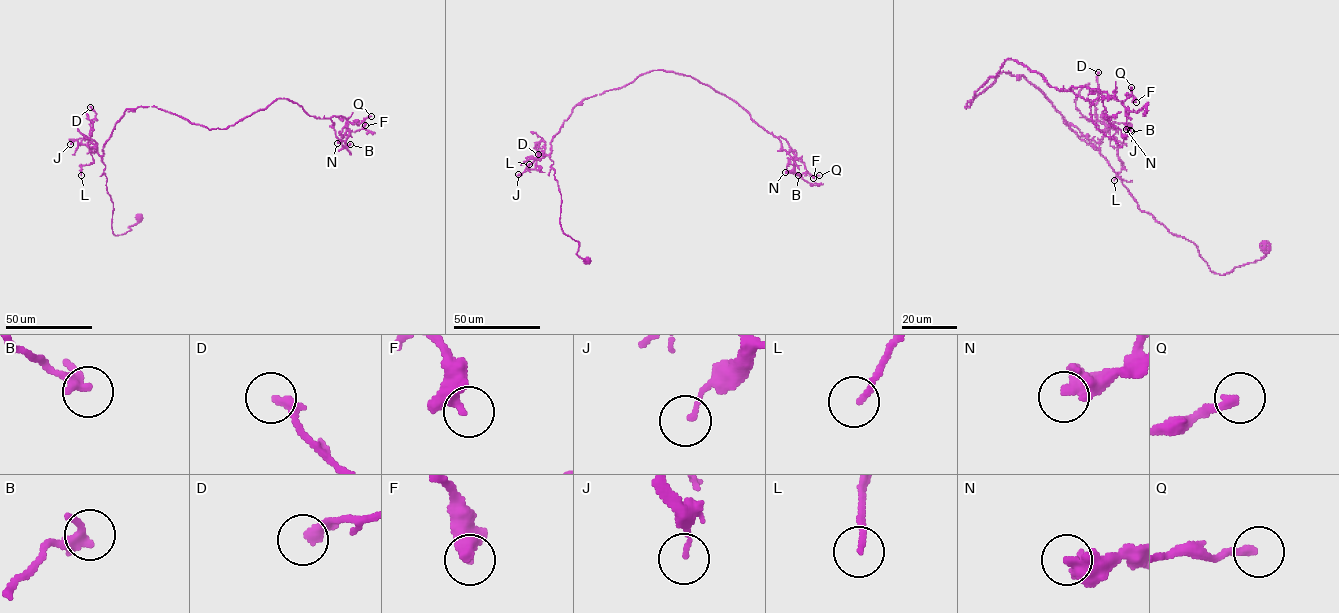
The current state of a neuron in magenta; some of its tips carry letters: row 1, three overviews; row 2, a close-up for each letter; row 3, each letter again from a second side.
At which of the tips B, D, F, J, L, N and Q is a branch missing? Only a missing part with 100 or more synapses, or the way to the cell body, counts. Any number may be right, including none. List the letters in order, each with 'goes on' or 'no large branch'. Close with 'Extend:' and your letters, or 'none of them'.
B: no large branch
D: no large branch
F: no large branch
J: no large branch
L: no large branch
N: no large branch
Q: no large branch
Extend: none of them

